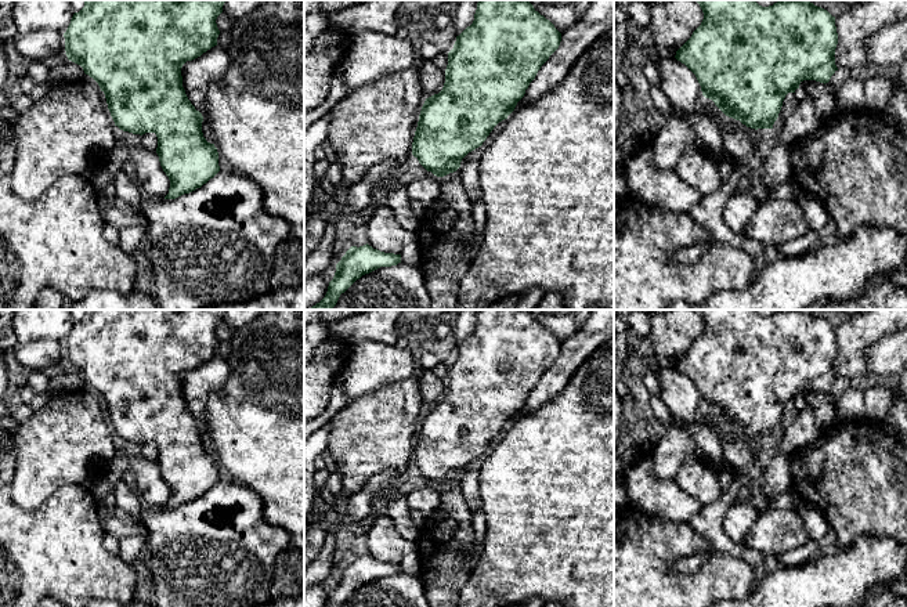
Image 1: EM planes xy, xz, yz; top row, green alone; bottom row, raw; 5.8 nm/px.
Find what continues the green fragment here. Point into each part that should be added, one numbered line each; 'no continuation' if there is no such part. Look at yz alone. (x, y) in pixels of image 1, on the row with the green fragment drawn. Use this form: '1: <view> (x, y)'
no continuation

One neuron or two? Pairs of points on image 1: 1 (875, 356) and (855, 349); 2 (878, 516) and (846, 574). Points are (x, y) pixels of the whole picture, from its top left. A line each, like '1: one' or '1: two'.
1: two
2: two

